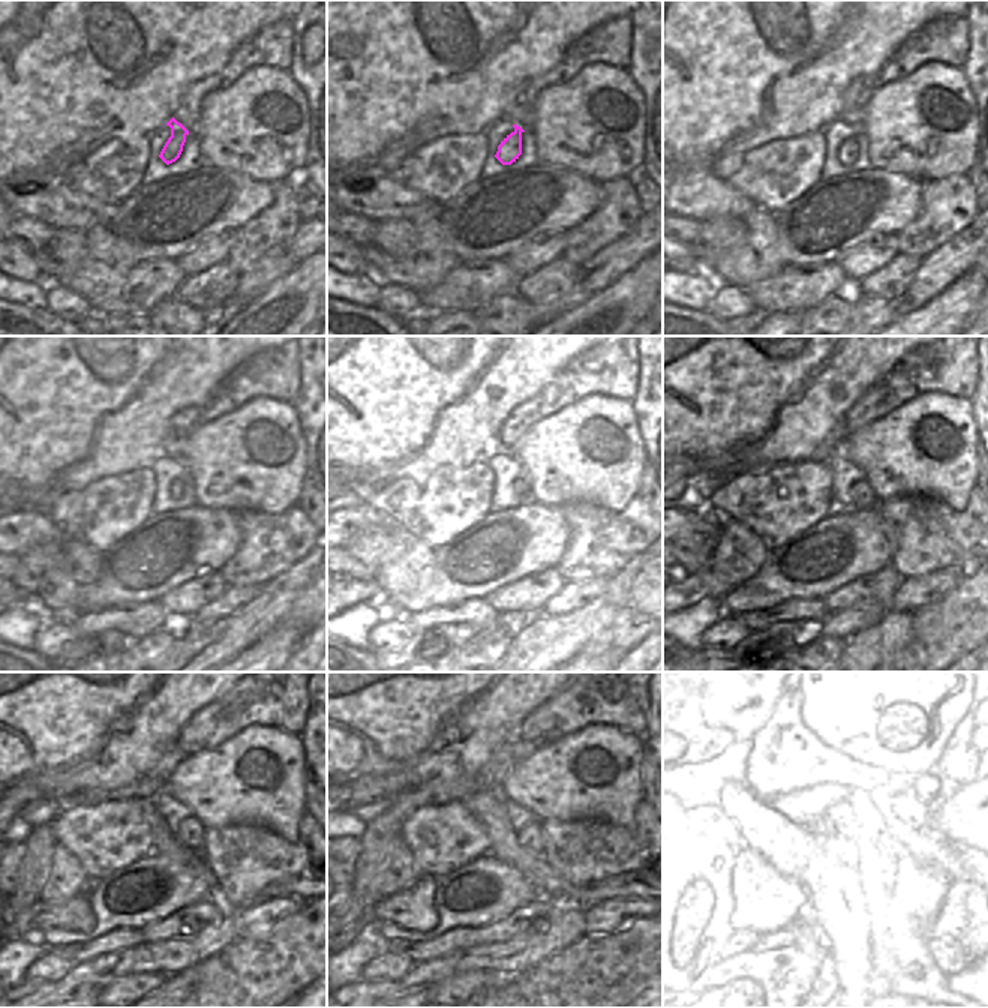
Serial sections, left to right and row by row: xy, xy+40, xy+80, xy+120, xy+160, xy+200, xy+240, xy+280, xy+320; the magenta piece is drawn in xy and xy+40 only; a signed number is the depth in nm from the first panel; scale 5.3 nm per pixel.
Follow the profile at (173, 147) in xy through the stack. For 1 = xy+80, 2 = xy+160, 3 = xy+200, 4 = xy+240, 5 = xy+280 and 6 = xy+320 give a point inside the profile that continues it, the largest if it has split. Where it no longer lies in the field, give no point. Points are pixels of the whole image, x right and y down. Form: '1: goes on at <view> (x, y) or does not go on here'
1: goes on at xy+80 (849, 150)
2: goes on at xy+160 (522, 488)
3: goes on at xy+200 (862, 498)
4: goes on at xy+240 (191, 833)
5: goes on at xy+280 (531, 836)
6: goes on at xy+320 (867, 855)

